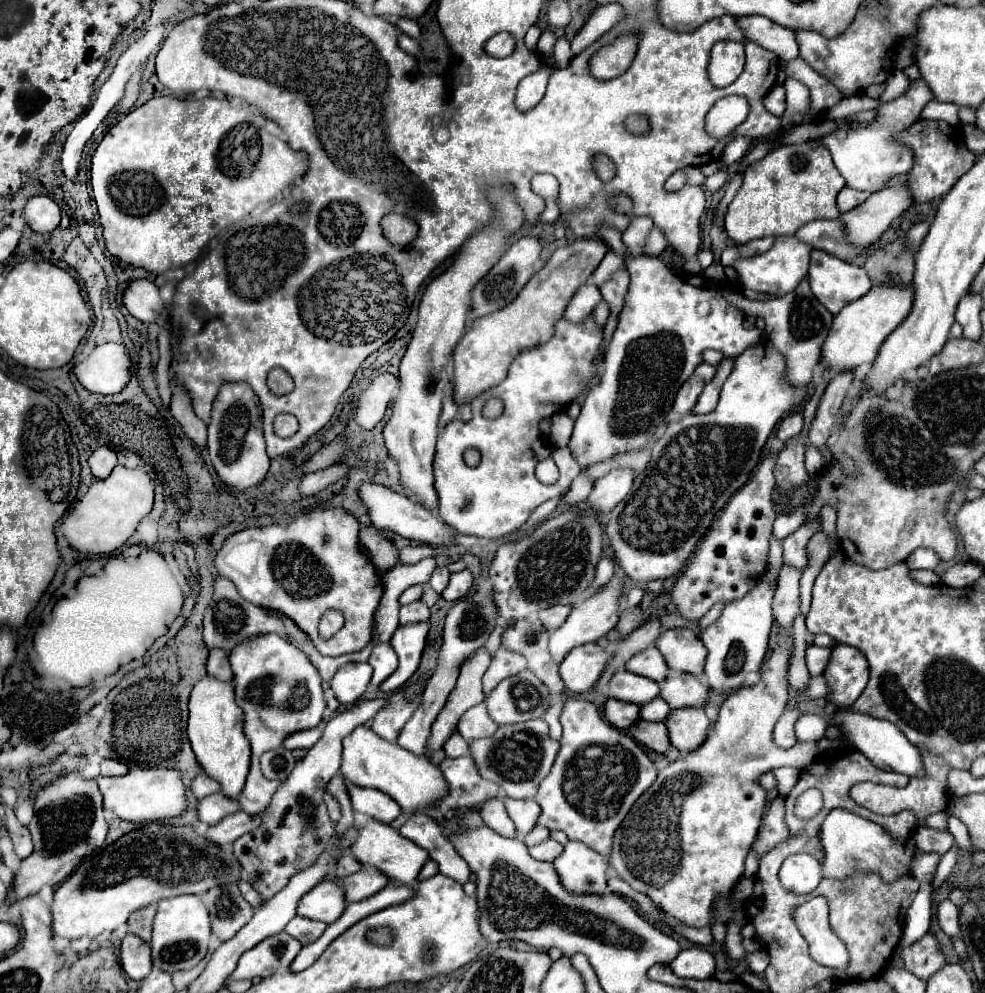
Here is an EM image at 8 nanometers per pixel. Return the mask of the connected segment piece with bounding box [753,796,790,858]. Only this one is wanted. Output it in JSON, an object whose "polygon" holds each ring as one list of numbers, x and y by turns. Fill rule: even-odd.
{"polygon":[[778,796,772,802,777,802,777,804,771,803,771,806,769,806,769,810,767,810,767,814,762,820,761,828,759,828,759,834,757,834,755,842,753,842,757,846,757,850,753,850,753,852,759,858,763,858,771,848,790,837,789,829,784,820,784,798]]}

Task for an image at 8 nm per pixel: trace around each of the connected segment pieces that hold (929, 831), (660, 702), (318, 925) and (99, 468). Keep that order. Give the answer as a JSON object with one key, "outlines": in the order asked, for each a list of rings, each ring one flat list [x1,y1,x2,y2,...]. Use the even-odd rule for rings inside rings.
{"outlines":[[[919,826,913,832,917,850,919,852,929,852,929,850,949,850,955,844,955,838,949,830,935,830,927,826]],[[655,698,653,702,641,706,641,718,649,722,663,722,669,714,671,714,671,708,663,698]],[[295,916,295,918,289,922,289,926,285,926,285,932,291,934,293,938,297,938,297,940,305,946,305,944,315,942,315,940,323,934,325,926,327,926,327,924,323,924,323,922,315,922,315,920,309,920,309,918]],[[101,446,89,456,89,466,91,466,91,474,97,480,105,480,105,476,109,476,117,466,117,456,107,446]]]}

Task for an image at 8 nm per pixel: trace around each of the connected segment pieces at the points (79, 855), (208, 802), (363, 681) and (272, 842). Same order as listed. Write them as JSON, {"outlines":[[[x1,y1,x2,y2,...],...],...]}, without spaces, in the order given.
{"outlines":[[[69,772,45,784,37,792,35,818,29,824,29,830,33,834,35,850,31,856,21,860,11,894,13,902,39,892,43,886,57,886,77,868,85,856,93,854,93,850,105,842,109,824,103,818,103,796,97,782,83,772]],[[217,792,217,794,211,794,203,800,199,800,197,804,197,812,199,812,199,820,205,822,205,824,217,824,221,818,229,816,229,814,235,814,237,810,241,810,239,802,237,800,231,800,231,798,225,798,225,794]],[[345,664,337,670,331,680,331,688,341,704,355,704,365,692,371,680,371,666,365,664]],[[365,700,359,702,355,708,331,718,323,728,321,740,313,748,309,748,307,756,295,764,289,778,285,778,285,782,281,782,281,786,273,794,271,804,263,812,261,826,249,834,243,834,233,844,233,854,237,862,241,862,241,874,261,894,263,902,285,888,293,874,317,862,321,850,329,846,329,838,335,836,335,826,327,814,323,794,329,780,341,768,341,740,353,728,373,718,385,704,387,700]]]}

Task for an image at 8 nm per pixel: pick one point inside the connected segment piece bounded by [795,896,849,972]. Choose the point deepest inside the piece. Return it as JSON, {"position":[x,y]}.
{"position":[812,918]}

